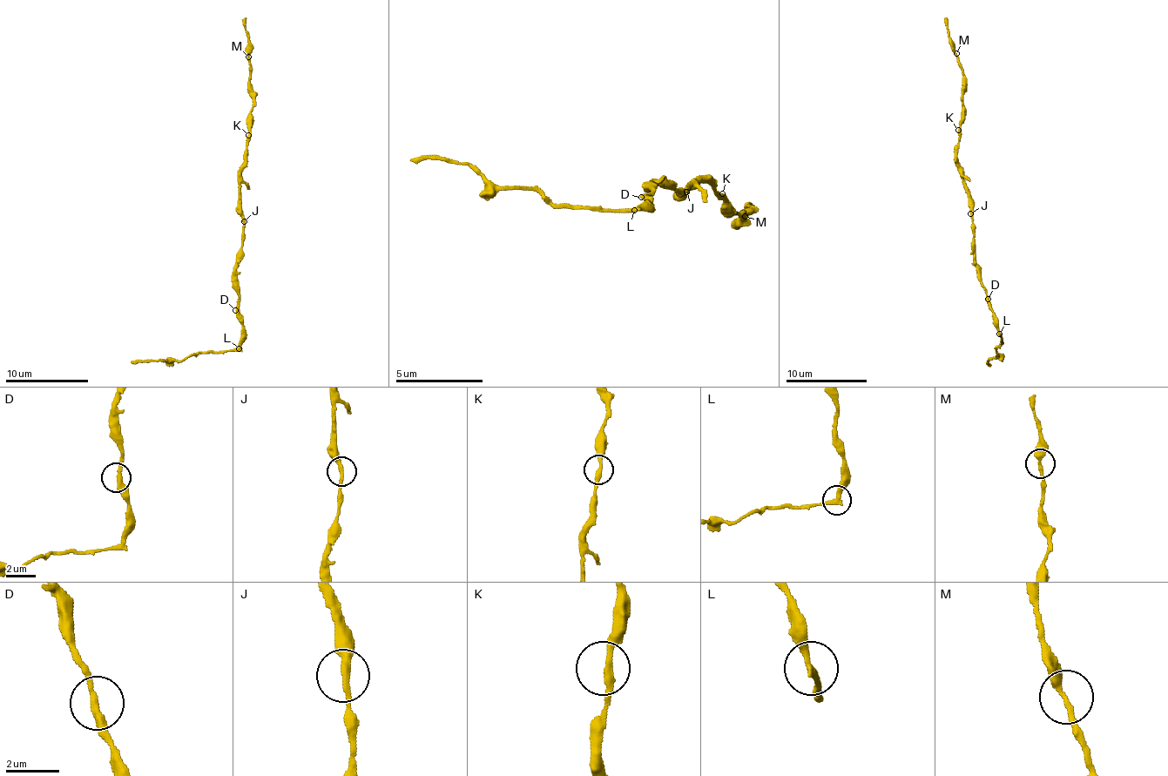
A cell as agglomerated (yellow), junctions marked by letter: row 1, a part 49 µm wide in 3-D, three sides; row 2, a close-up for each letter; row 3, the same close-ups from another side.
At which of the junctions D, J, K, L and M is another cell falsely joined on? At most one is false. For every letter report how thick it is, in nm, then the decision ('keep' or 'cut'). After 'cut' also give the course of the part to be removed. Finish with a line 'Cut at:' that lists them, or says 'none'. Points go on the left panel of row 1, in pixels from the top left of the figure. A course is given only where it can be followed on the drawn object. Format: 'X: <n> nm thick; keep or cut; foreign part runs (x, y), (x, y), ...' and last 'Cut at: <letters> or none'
D: 280 nm thick; keep
J: 240 nm thick; keep
K: 280 nm thick; keep
L: 260 nm thick; cut; foreign part runs (239, 349), (199, 352), (170, 361), (156, 360), (131, 363)
M: 280 nm thick; keep
Cut at: L

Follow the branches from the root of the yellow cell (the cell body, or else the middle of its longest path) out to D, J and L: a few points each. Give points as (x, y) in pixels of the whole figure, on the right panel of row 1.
D: (973, 229), (975, 270), (988, 299)
J: (973, 229), (970, 213)
L: (973, 229), (974, 258), (977, 279), (993, 313), (993, 326), (1000, 334)

